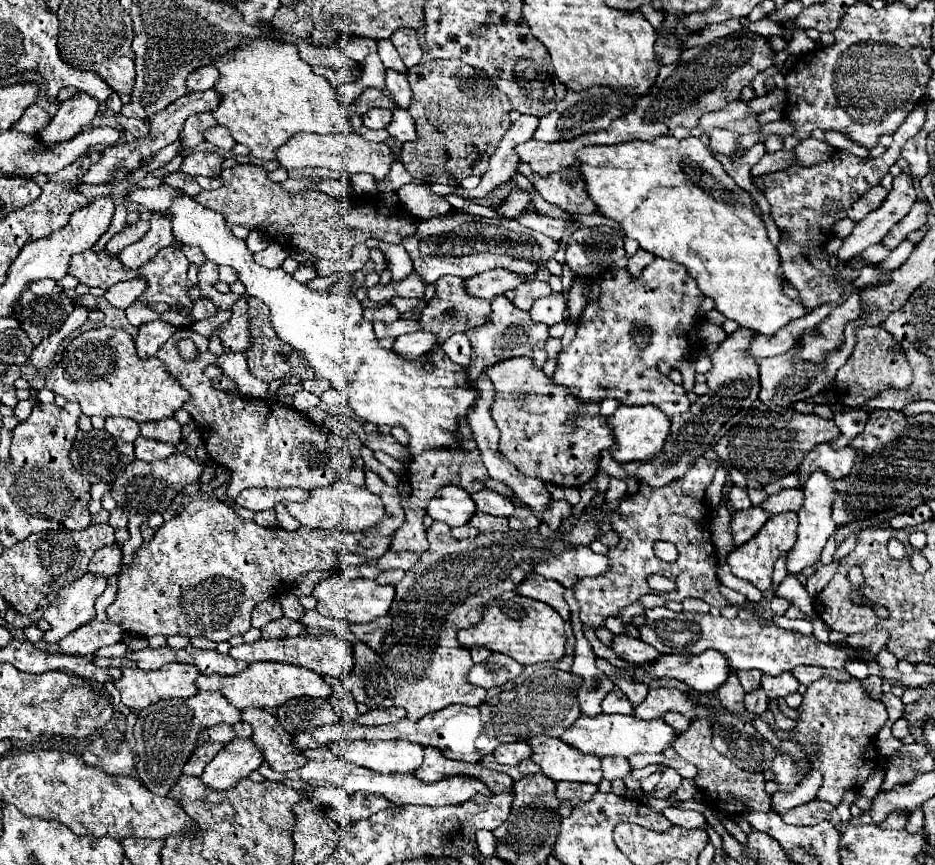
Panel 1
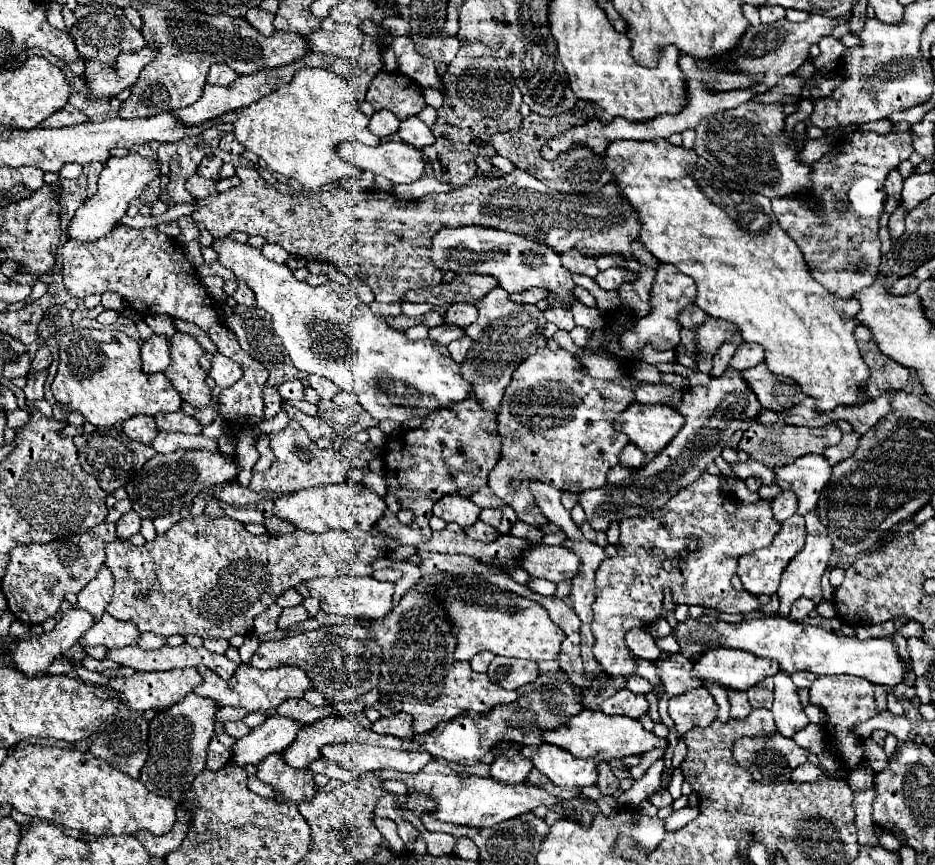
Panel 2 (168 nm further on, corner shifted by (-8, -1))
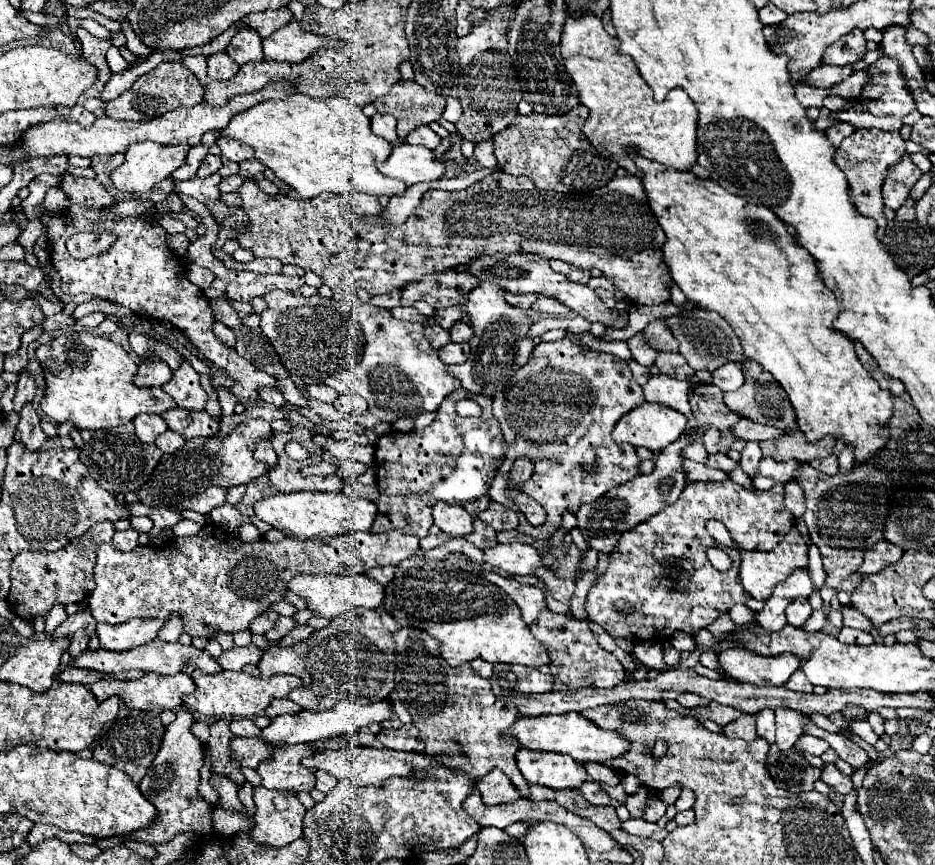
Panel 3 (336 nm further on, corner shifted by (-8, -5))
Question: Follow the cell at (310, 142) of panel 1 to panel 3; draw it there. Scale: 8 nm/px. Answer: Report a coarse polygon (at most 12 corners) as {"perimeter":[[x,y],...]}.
{"perimeter":[[396,144],[378,170],[406,186],[432,182],[446,164],[426,146]]}

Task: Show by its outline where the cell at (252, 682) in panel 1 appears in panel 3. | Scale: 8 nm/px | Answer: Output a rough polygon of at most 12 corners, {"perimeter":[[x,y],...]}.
{"perimeter":[[184,668],[182,706],[206,716],[258,716],[300,678]]}

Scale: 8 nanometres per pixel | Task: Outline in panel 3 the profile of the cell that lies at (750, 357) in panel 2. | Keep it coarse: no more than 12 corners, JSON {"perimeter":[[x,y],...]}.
{"perimeter":[[726,362],[712,372],[724,392],[744,384],[744,362]]}

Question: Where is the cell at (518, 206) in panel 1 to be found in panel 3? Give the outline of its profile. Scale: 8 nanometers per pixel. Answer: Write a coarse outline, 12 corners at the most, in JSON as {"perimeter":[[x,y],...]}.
{"perimeter":[[502,170],[430,190],[404,224],[366,194],[238,190],[254,256],[334,300],[480,254],[598,268],[670,300],[636,176],[586,194]]}

